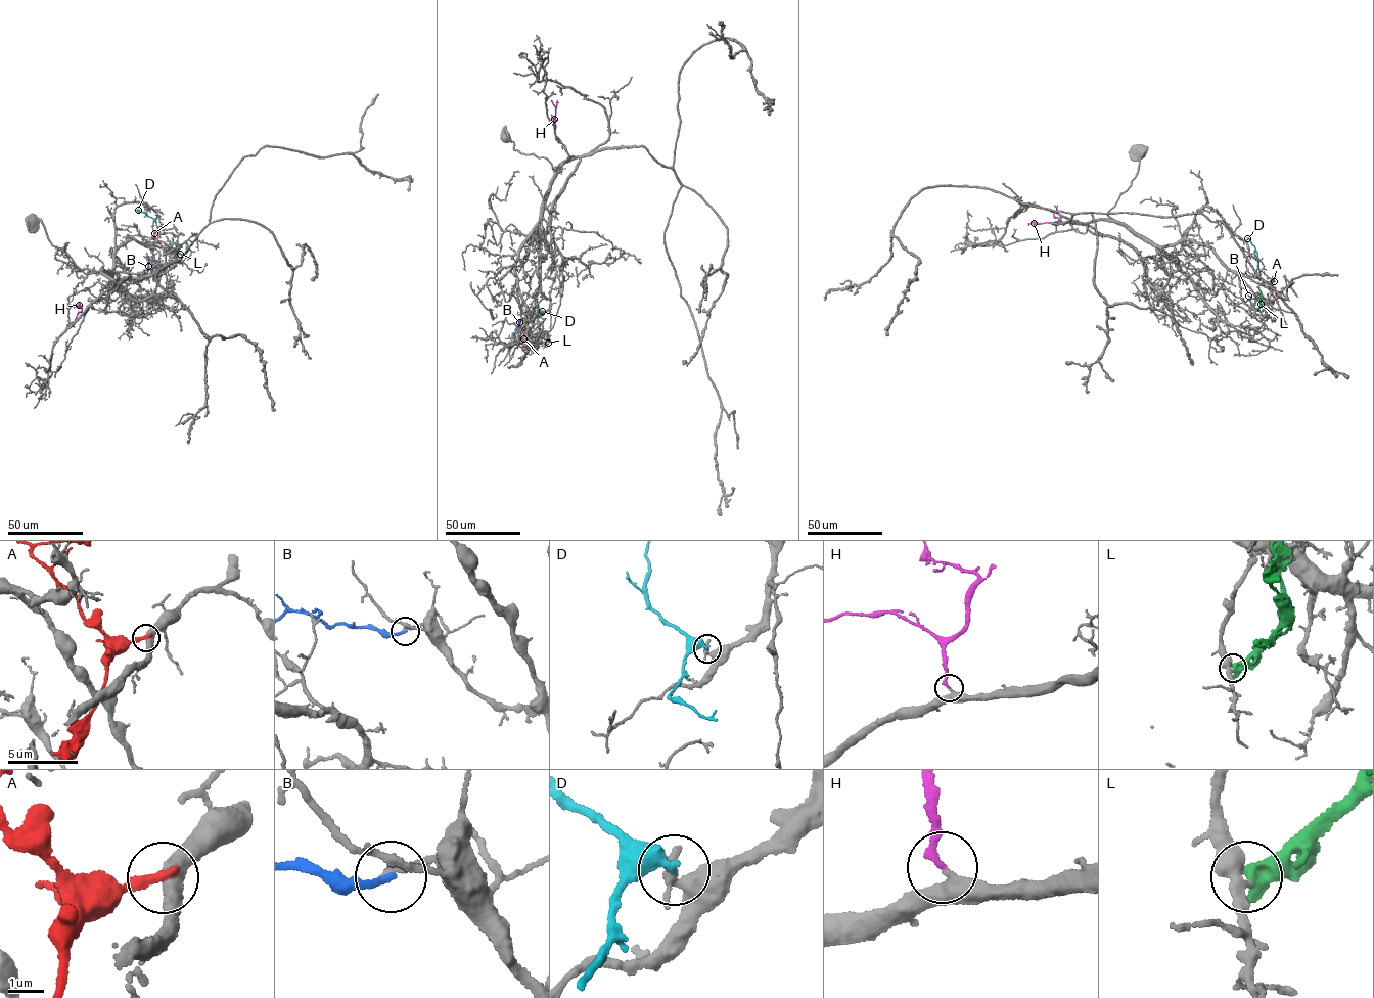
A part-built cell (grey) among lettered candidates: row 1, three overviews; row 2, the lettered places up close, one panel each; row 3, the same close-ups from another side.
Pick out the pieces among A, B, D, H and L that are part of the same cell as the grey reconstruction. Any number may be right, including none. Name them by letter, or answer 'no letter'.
D, H

